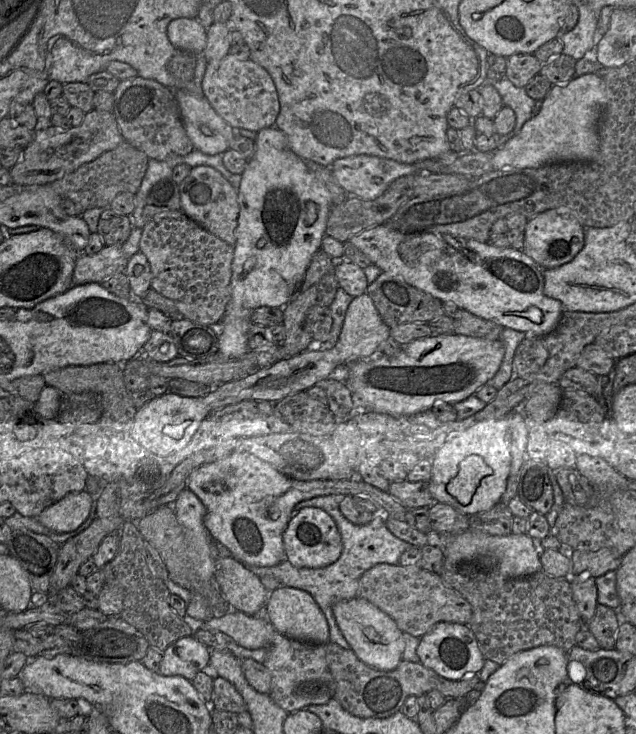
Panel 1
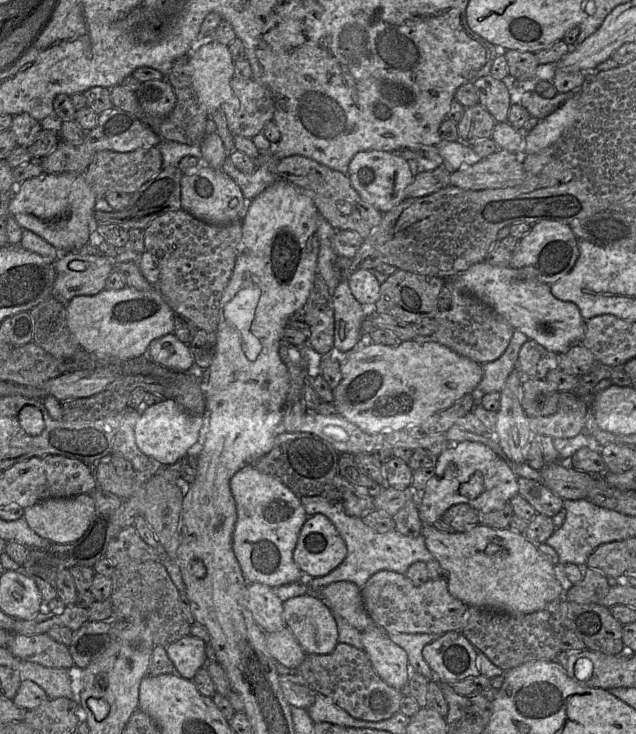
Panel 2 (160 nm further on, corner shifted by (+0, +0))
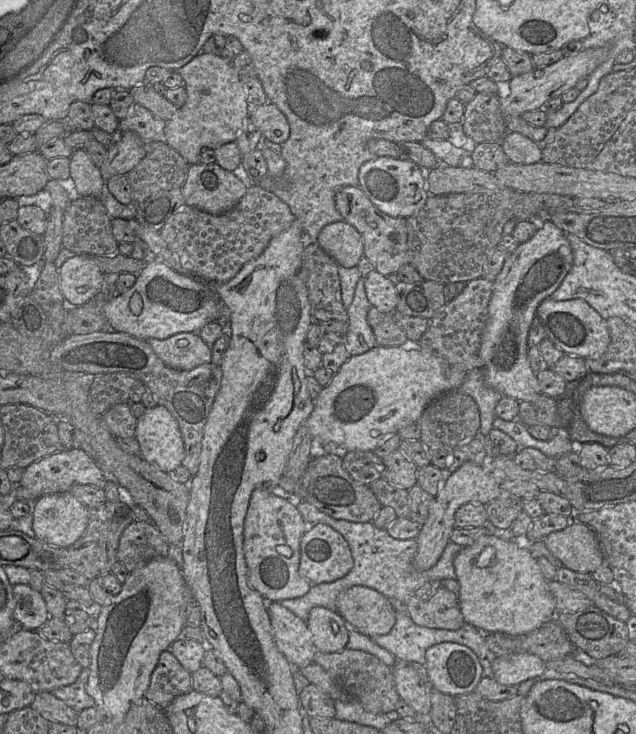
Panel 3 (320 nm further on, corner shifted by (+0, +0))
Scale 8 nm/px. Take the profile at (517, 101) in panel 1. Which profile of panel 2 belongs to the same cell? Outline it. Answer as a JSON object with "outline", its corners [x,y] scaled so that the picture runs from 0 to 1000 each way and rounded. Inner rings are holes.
{"outline":[[[803,121],[802,139],[803,143],[819,143],[832,153],[833,158],[851,163],[874,151],[890,136],[909,125],[910,123],[899,123],[890,127],[876,127],[873,132],[858,135],[849,132],[841,124]]]}

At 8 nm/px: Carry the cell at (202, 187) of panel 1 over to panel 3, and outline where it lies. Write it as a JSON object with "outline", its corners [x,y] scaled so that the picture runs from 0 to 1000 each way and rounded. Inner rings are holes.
{"outline":[[[343,223],[297,226],[285,255],[291,279],[346,293],[366,285],[388,262],[388,253]]]}

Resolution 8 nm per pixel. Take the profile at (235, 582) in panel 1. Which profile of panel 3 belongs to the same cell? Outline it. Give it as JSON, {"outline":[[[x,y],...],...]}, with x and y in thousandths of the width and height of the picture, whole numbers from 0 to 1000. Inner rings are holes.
{"outline":[[[421,820],[420,831],[437,884],[464,910],[492,903],[498,884],[481,846],[472,843],[442,820]]]}

